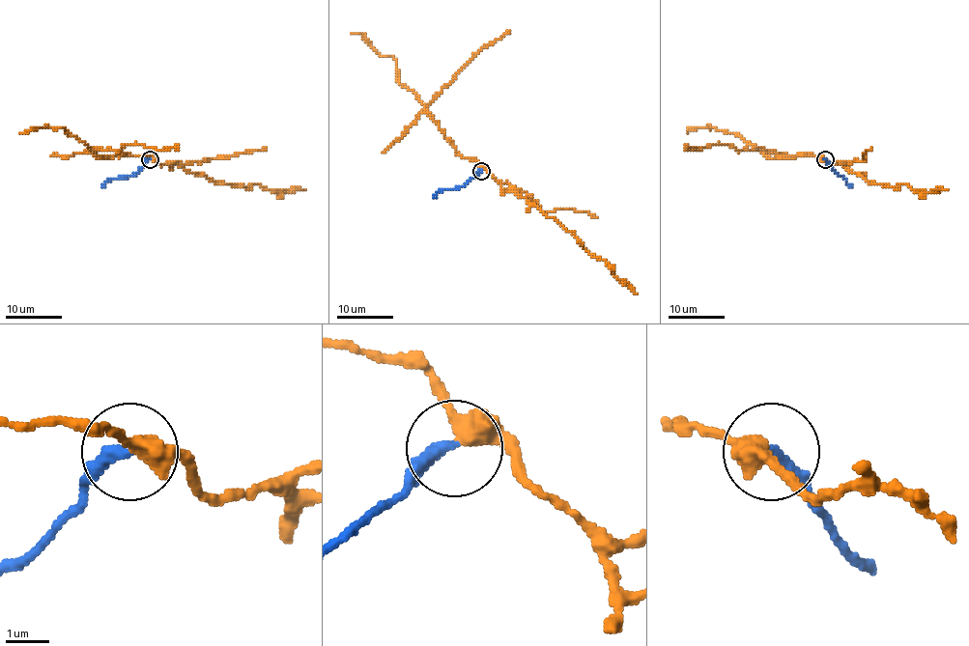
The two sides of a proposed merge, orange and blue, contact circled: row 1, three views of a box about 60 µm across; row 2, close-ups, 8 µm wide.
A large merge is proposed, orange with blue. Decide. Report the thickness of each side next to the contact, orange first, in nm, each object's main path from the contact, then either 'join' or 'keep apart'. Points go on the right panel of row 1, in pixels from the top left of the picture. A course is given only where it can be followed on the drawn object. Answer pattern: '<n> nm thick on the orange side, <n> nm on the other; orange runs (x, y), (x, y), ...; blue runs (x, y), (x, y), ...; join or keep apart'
400 nm thick on the orange side, 320 nm on the other; orange runs (824, 159), (806, 154), (769, 157), (733, 132), (718, 131), (708, 126), (687, 132); blue runs (825, 159), (851, 186); keep apart

